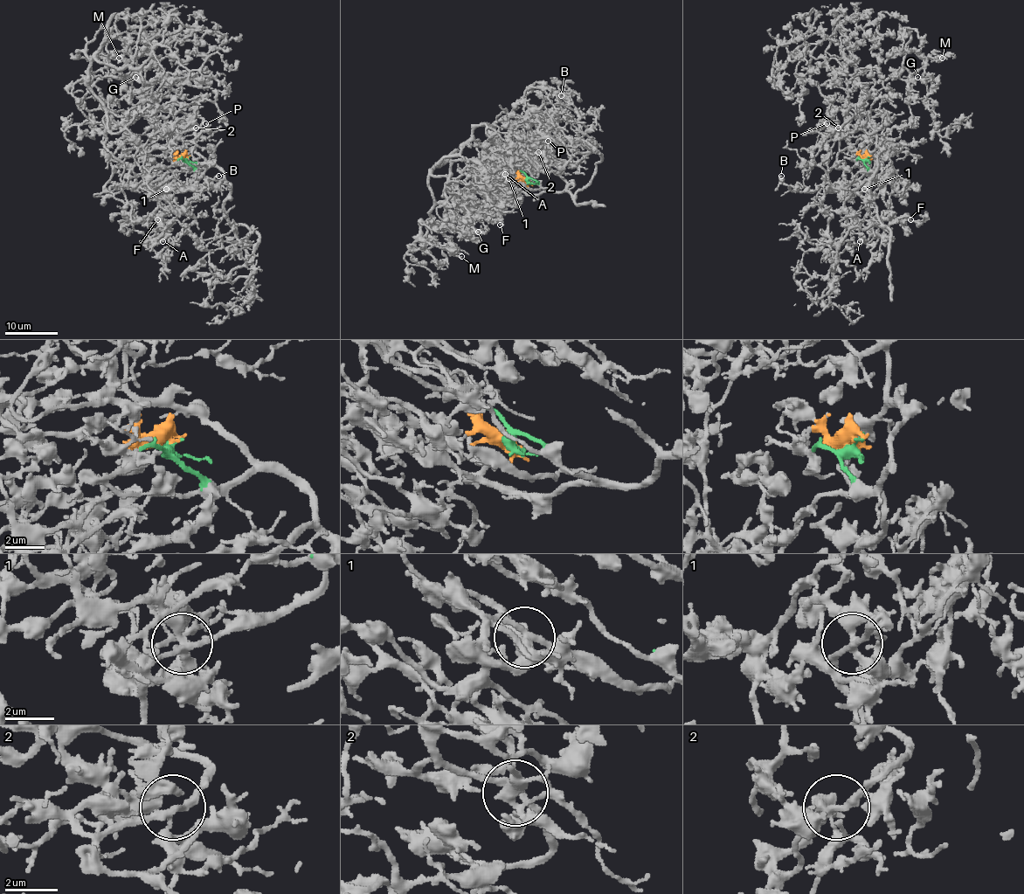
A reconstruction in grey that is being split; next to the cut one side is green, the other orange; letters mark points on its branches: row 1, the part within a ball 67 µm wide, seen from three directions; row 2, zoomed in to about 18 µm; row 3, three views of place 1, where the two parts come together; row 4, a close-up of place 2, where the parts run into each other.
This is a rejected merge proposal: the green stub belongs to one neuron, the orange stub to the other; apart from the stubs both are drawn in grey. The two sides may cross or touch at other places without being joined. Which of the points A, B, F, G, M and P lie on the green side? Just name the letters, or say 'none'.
B, F

